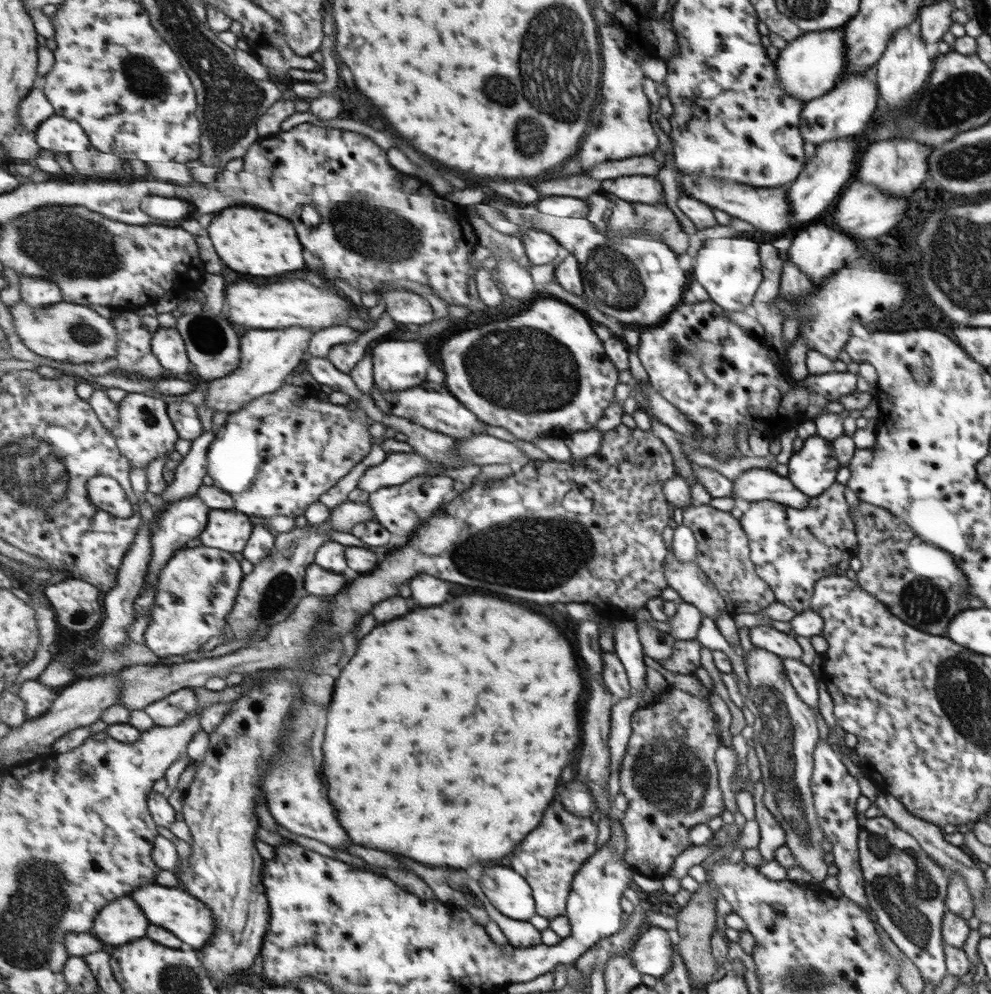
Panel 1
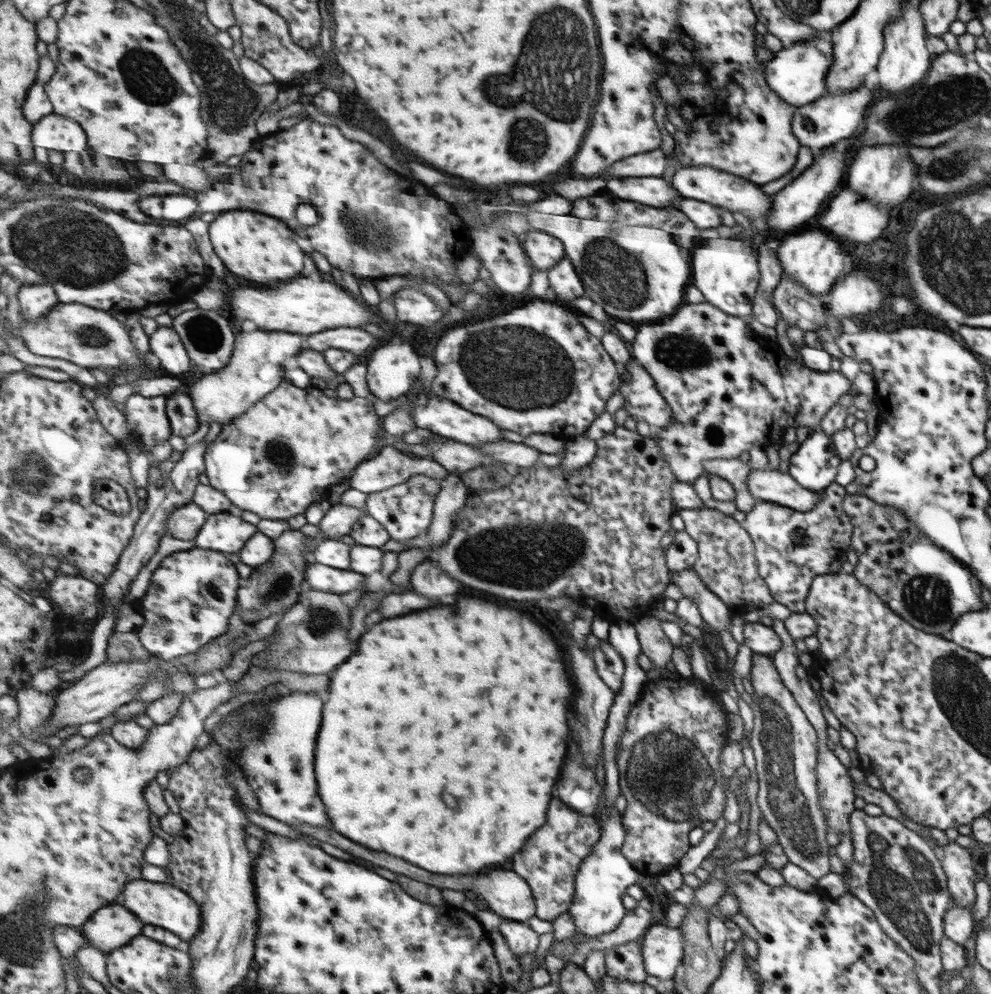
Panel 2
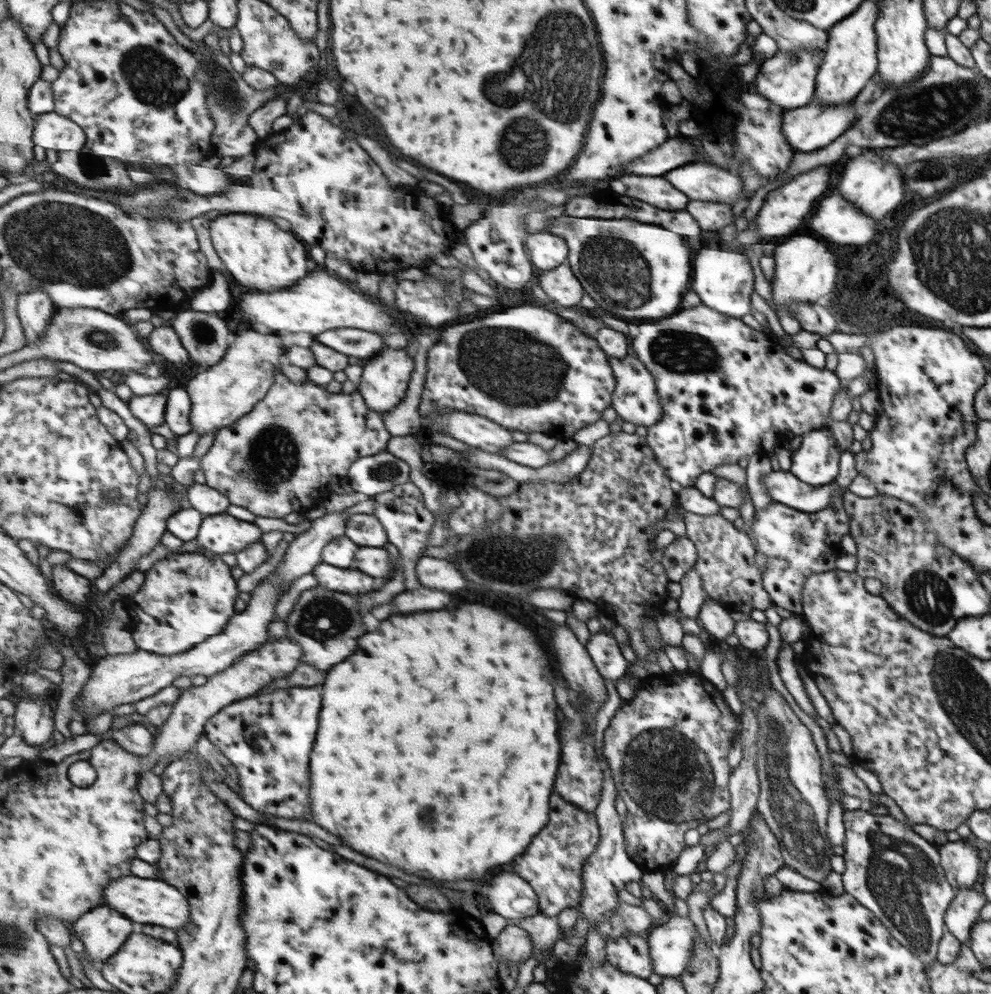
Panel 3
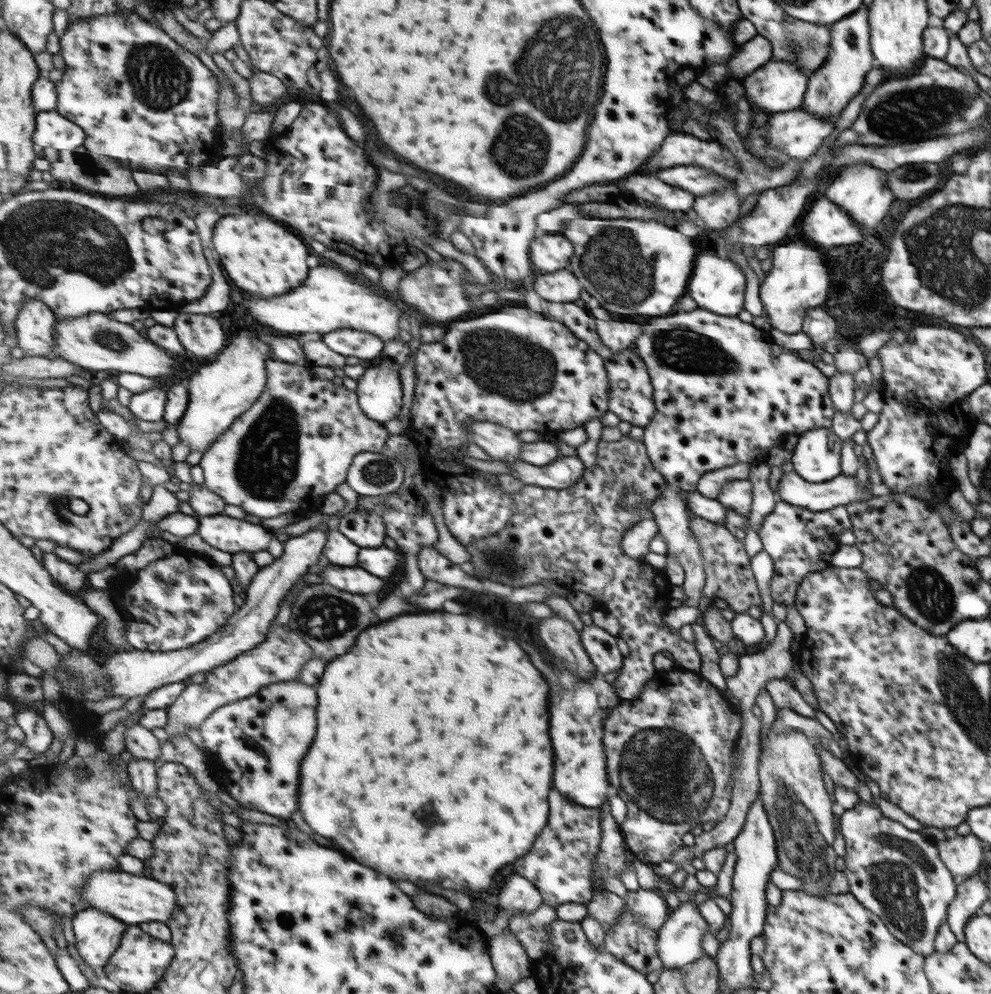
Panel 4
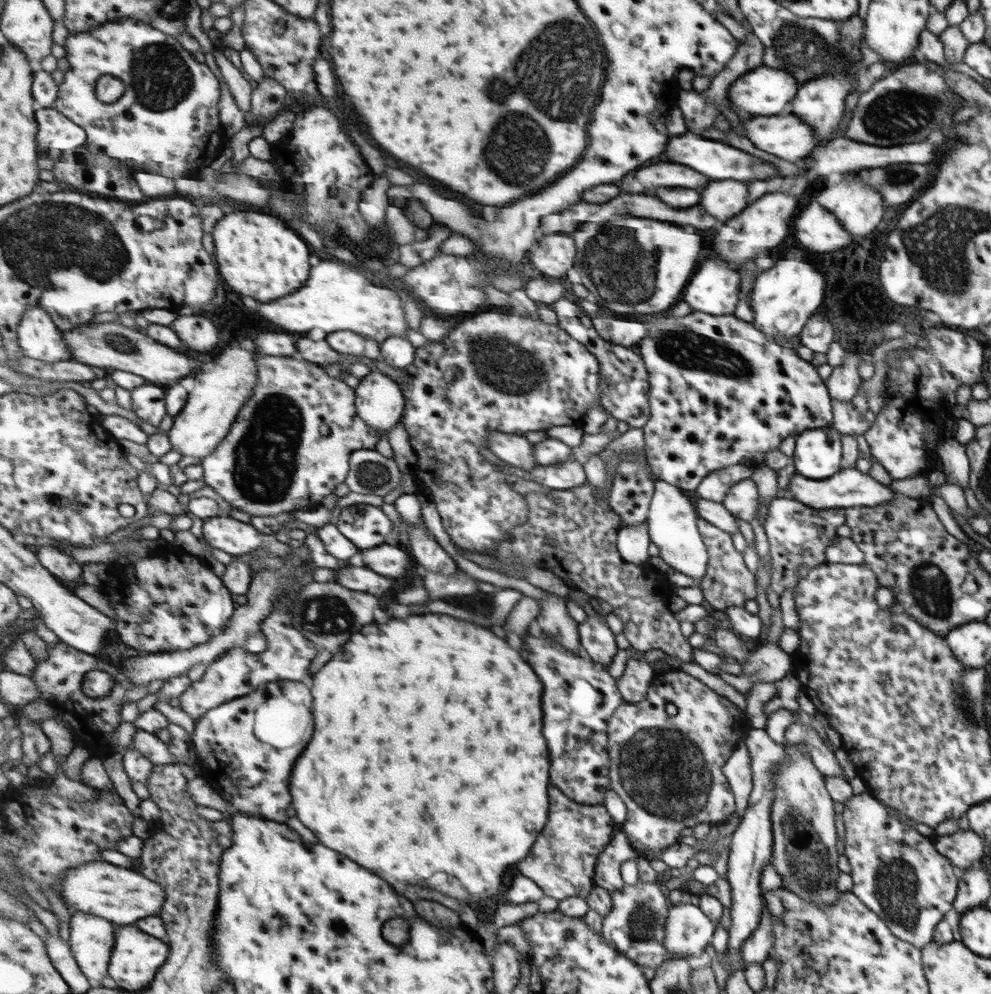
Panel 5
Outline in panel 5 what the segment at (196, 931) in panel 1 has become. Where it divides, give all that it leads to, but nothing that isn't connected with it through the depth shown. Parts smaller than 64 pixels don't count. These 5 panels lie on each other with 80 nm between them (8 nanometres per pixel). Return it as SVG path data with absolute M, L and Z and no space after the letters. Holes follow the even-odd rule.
M94 860L66 872L61 898L71 916L87 913L112 920L116 925L131 925L148 916L160 916L168 896L165 887L137 870Z

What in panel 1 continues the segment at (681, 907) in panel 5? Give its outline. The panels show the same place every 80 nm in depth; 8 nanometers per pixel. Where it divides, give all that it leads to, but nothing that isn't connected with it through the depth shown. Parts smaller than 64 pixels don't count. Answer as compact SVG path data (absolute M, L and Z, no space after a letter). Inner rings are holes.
M647 926L635 938L632 960L641 974L661 978L670 967L670 954L677 953L675 936L656 926Z

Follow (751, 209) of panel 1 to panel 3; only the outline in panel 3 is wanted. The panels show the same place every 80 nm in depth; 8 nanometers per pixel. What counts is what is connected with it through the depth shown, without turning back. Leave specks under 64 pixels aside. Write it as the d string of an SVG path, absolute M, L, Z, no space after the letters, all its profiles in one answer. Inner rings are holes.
M705 162L683 165L663 174L667 182L690 198L735 205L744 194L743 181L730 171Z

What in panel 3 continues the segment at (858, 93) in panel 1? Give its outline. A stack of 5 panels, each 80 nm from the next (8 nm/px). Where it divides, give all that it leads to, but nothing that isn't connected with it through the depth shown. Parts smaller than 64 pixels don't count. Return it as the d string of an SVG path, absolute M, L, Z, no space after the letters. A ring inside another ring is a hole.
M849 101L849 104L839 104L836 107L808 103L801 108L785 111L781 123L781 132L796 153L805 154L818 151L834 143L852 126L851 122L854 122L855 114L851 105L853 105L852 101Z

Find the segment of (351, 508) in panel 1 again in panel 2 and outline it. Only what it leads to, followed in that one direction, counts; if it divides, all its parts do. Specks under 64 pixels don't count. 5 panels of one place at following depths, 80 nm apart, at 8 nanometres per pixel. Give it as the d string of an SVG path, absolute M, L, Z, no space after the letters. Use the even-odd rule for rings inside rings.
M338 502L330 507L318 527L329 538L339 538L341 535L349 535L353 525L366 514L366 507L354 507Z

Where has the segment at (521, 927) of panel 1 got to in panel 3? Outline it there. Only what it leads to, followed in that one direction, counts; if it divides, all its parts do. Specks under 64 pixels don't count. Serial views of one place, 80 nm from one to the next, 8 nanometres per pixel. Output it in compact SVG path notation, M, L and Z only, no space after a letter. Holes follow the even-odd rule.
M512 922L504 928L504 931L493 940L495 956L498 958L499 966L521 964L531 958L533 952L533 940L527 930L517 927Z

